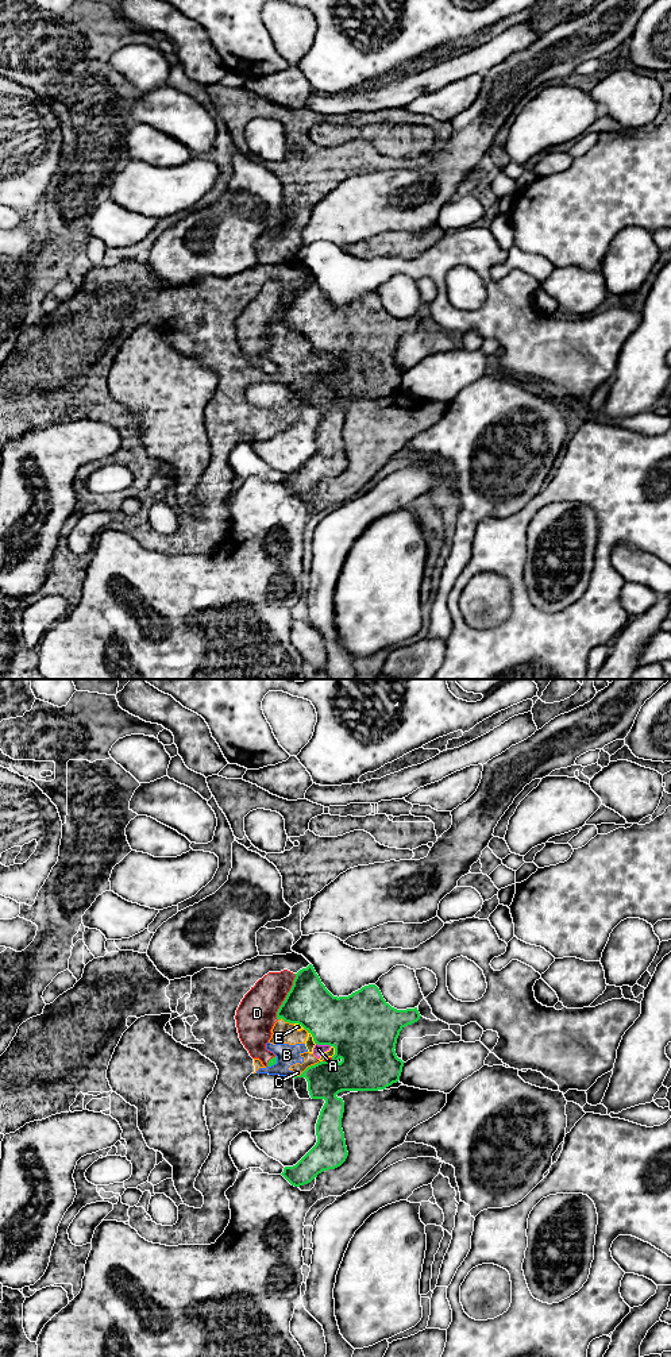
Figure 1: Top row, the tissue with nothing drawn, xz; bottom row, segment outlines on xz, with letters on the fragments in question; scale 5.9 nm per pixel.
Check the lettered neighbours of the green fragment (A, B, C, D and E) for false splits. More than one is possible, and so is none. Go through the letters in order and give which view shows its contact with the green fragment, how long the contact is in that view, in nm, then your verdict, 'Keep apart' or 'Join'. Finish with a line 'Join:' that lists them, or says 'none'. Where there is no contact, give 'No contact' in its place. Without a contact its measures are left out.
A: Touches green in xz. Shared border 90 nm. Keep apart
B: Touches green in xz. Shared border 90 nm. Keep apart
C: Touches green in xz. Shared border 160 nm. Keep apart
D: Touches green in xz. Shared border 300 nm. Join
E: Touches green in xz. Shared border 90 nm. Keep apart
Join: D

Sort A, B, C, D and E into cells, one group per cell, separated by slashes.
A B C E / D

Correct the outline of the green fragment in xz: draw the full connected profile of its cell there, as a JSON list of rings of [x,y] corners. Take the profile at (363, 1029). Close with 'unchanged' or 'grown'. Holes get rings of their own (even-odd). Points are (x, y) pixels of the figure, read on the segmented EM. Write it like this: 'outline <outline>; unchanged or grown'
outline [[[309,964],[306,968],[300,969],[297,974],[294,974],[296,978],[293,980],[293,986],[290,988],[290,991],[288,992],[285,1001],[282,1002],[282,1005],[279,1006],[278,1011],[277,1011],[277,1019],[284,1019],[285,1022],[289,1023],[298,1023],[301,1025],[308,1033],[312,1034],[315,1044],[317,1045],[329,1045],[335,1048],[335,1055],[332,1056],[331,1061],[320,1061],[315,1065],[308,1067],[300,1076],[294,1076],[296,1077],[305,1077],[308,1082],[308,1091],[312,1099],[324,1099],[325,1103],[320,1111],[317,1123],[316,1123],[316,1136],[317,1136],[317,1142],[316,1145],[293,1167],[285,1167],[284,1172],[281,1173],[292,1186],[294,1187],[300,1187],[304,1184],[311,1183],[315,1177],[317,1177],[319,1173],[321,1173],[323,1171],[328,1171],[328,1169],[335,1169],[338,1167],[340,1167],[347,1156],[347,1146],[346,1146],[346,1140],[344,1140],[344,1133],[342,1129],[342,1118],[343,1118],[343,1113],[344,1113],[344,1102],[342,1098],[338,1098],[336,1095],[342,1091],[378,1091],[378,1090],[385,1090],[386,1087],[392,1086],[393,1083],[397,1083],[400,1080],[401,1072],[402,1072],[402,1067],[404,1067],[404,1061],[401,1059],[397,1057],[396,1055],[396,1044],[397,1044],[397,1038],[400,1036],[400,1032],[408,1026],[412,1025],[414,1022],[417,1022],[420,1019],[420,1013],[417,1010],[417,1007],[414,1009],[406,1009],[406,1010],[397,1010],[394,1007],[392,1007],[382,996],[379,988],[375,984],[369,984],[362,987],[360,990],[352,992],[348,996],[333,996],[327,988],[325,986],[321,983],[319,975],[316,974],[315,968],[312,964]]]; unchanged

